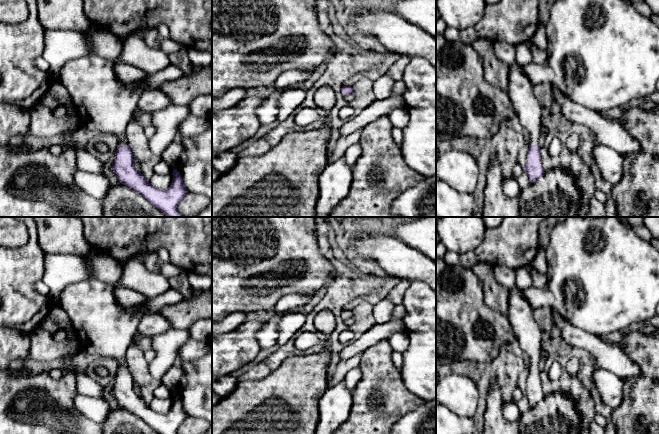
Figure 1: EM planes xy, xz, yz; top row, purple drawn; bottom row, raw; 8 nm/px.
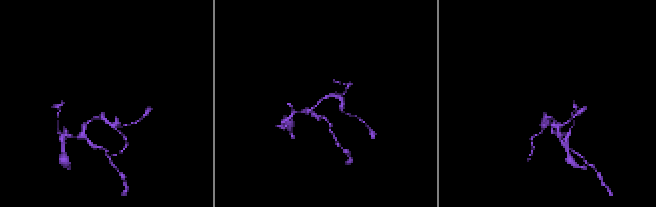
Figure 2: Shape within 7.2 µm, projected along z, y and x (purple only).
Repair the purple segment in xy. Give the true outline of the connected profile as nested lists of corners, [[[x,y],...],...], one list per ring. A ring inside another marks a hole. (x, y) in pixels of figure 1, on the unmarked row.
[[[95,279],[83,280],[65,287],[61,292],[58,303],[69,316],[82,350],[95,357],[107,356],[117,361],[119,369],[115,376],[114,388],[110,392],[114,395],[120,407],[142,419],[158,434],[177,434],[179,426],[188,416],[180,397],[177,393],[173,394],[173,404],[167,414],[154,412],[149,404],[134,391],[133,379],[127,366],[126,351],[133,343],[138,325],[144,316],[158,313],[163,307],[182,301],[184,296],[170,288],[163,294],[147,300],[144,307],[134,311],[130,308],[123,308],[117,303],[114,290],[113,286],[105,282]]]

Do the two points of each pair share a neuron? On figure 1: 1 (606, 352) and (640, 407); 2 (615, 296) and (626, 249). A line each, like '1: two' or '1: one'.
1: two
2: one

